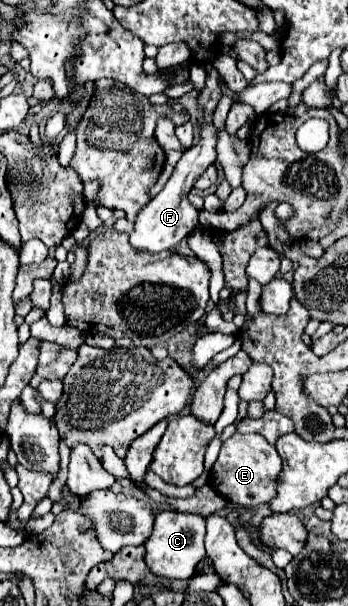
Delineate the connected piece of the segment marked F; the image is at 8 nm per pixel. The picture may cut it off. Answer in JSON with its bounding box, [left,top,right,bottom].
[130,126,216,252]

